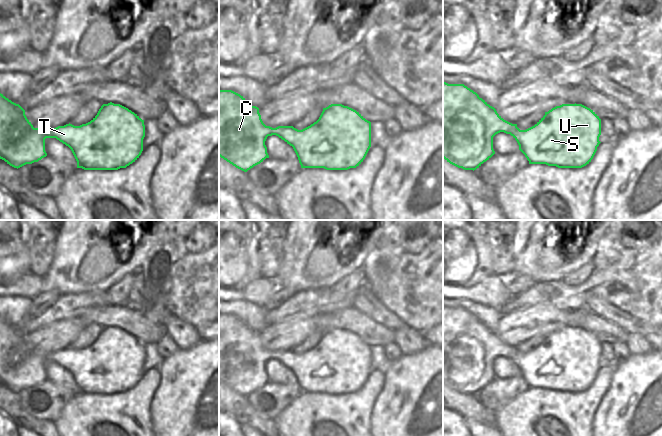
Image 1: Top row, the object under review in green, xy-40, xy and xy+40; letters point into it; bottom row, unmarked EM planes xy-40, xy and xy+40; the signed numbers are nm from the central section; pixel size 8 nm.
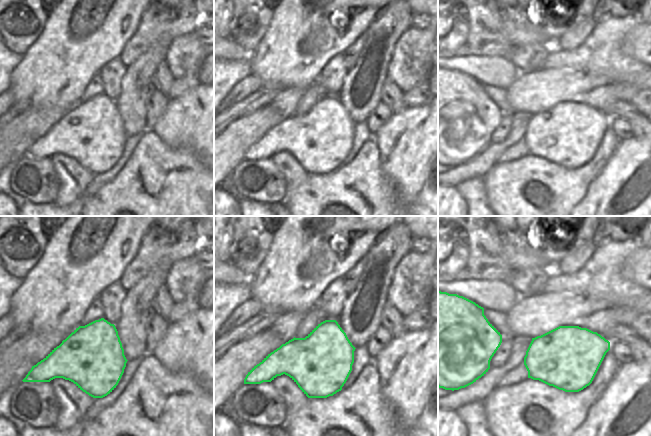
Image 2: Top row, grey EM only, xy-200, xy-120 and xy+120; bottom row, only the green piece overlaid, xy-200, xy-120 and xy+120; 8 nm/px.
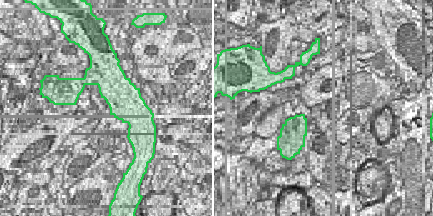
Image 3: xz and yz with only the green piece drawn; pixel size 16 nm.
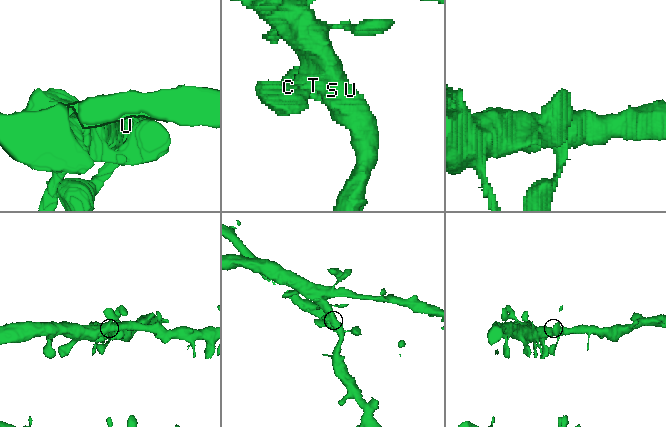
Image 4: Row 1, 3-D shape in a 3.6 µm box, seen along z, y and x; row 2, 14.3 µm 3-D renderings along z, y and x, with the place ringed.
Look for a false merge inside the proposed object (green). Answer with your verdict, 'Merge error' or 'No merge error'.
No merge error

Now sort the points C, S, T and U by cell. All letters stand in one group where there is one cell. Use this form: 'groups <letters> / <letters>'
groups C S T U

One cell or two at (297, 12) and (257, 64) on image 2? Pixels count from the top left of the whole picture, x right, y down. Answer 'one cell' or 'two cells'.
one cell

